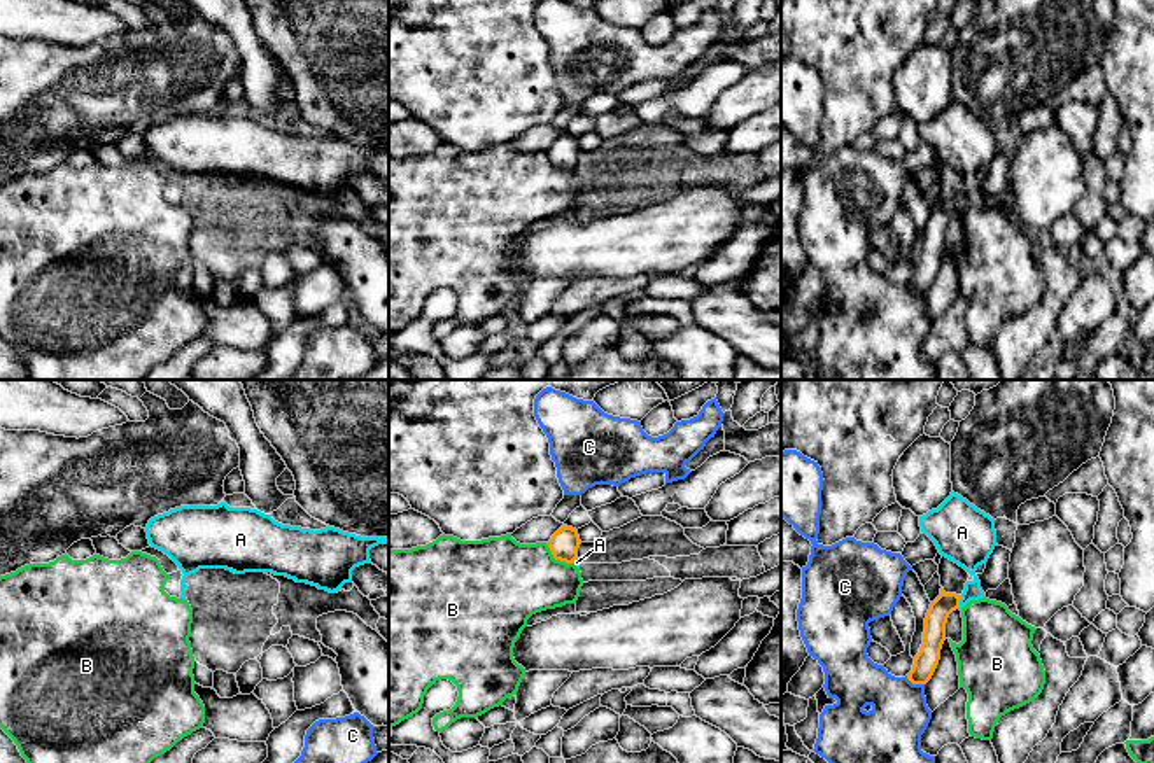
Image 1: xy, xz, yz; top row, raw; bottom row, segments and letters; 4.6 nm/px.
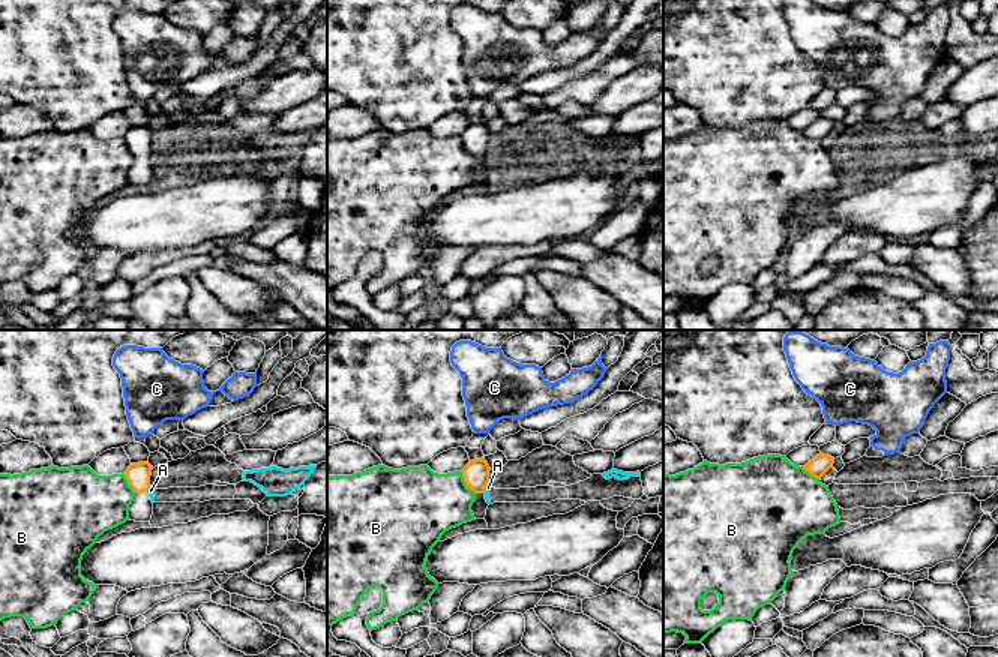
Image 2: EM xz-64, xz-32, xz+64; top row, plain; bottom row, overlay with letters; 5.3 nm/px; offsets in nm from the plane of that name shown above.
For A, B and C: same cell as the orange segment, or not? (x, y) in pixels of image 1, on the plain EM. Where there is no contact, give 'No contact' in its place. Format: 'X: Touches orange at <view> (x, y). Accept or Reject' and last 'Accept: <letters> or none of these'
A: Touches orange at yz (958, 210). Reject
B: Touches orange at xz (555, 167). Reject
C: Touches orange at yz (914, 291). Reject
Accept: none of these

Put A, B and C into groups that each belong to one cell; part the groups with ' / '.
A / B / C

